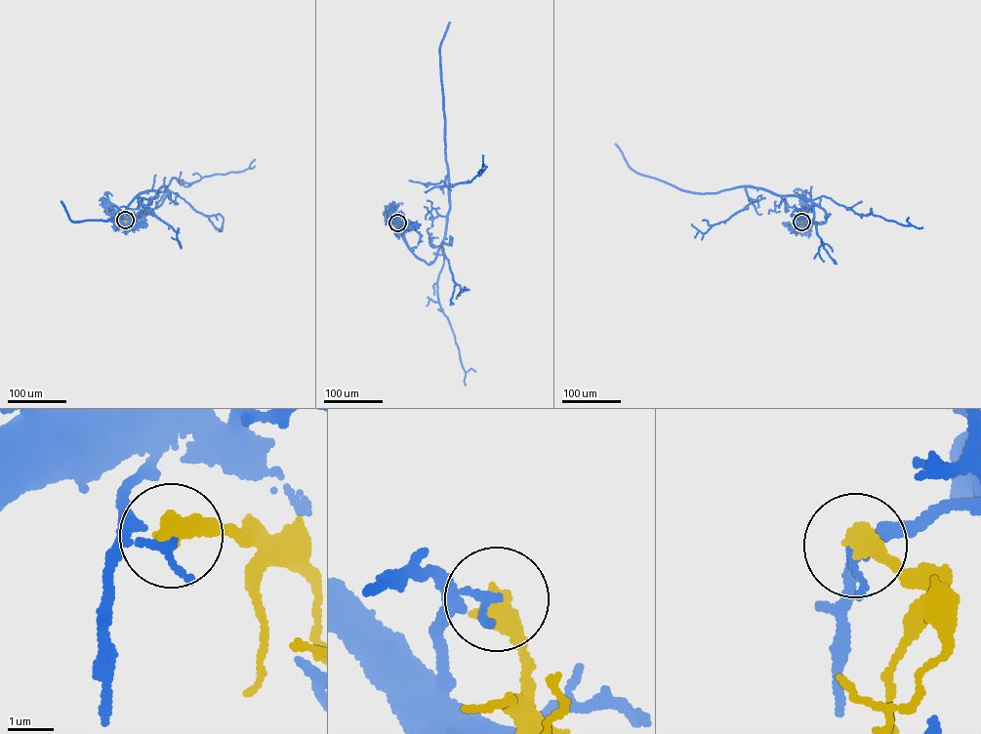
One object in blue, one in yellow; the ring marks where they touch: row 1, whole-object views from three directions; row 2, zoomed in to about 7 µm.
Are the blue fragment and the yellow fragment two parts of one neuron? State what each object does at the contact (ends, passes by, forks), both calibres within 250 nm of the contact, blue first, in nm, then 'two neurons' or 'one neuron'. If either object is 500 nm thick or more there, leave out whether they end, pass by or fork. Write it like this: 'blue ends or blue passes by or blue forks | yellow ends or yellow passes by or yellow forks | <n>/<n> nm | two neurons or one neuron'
150/550 nm | two neurons

